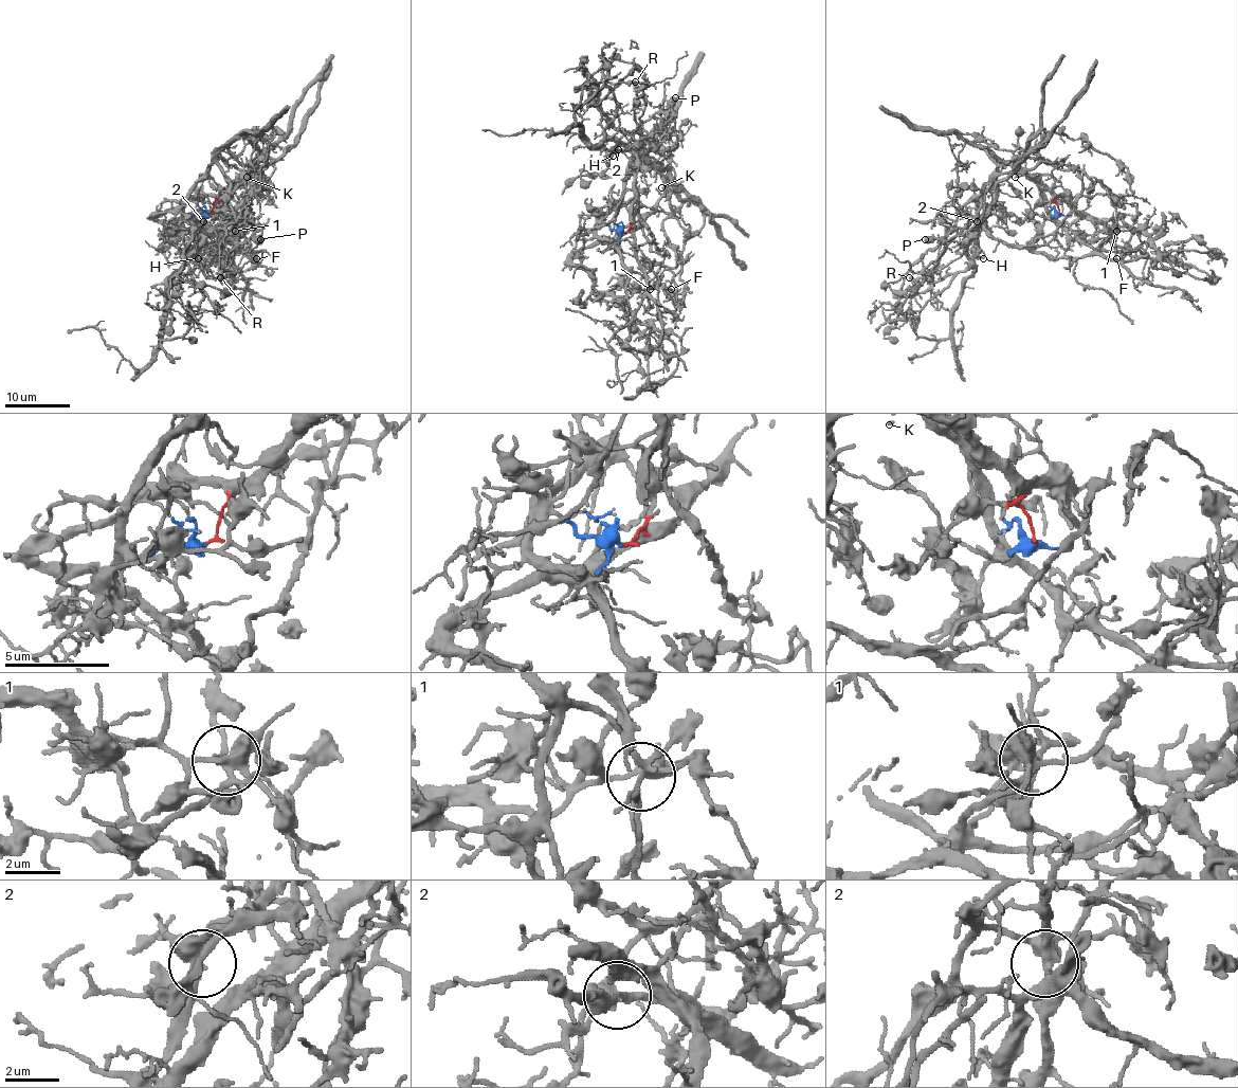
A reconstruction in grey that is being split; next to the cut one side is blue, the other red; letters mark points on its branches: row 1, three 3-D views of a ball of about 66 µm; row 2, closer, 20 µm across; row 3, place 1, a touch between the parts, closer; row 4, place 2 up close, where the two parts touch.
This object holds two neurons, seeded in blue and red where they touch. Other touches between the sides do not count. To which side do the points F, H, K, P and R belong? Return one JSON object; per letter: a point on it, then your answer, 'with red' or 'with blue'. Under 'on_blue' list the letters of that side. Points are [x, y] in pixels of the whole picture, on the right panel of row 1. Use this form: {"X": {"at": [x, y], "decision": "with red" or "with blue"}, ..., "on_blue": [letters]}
{"F": {"at": [1116, 258], "decision": "with red"}, "H": {"at": [983, 258], "decision": "with blue"}, "K": {"at": [1015, 177], "decision": "with red"}, "P": {"at": [925, 239], "decision": "with red"}, "R": {"at": [909, 277], "decision": "with blue"}, "on_blue": ["H", "R"]}

